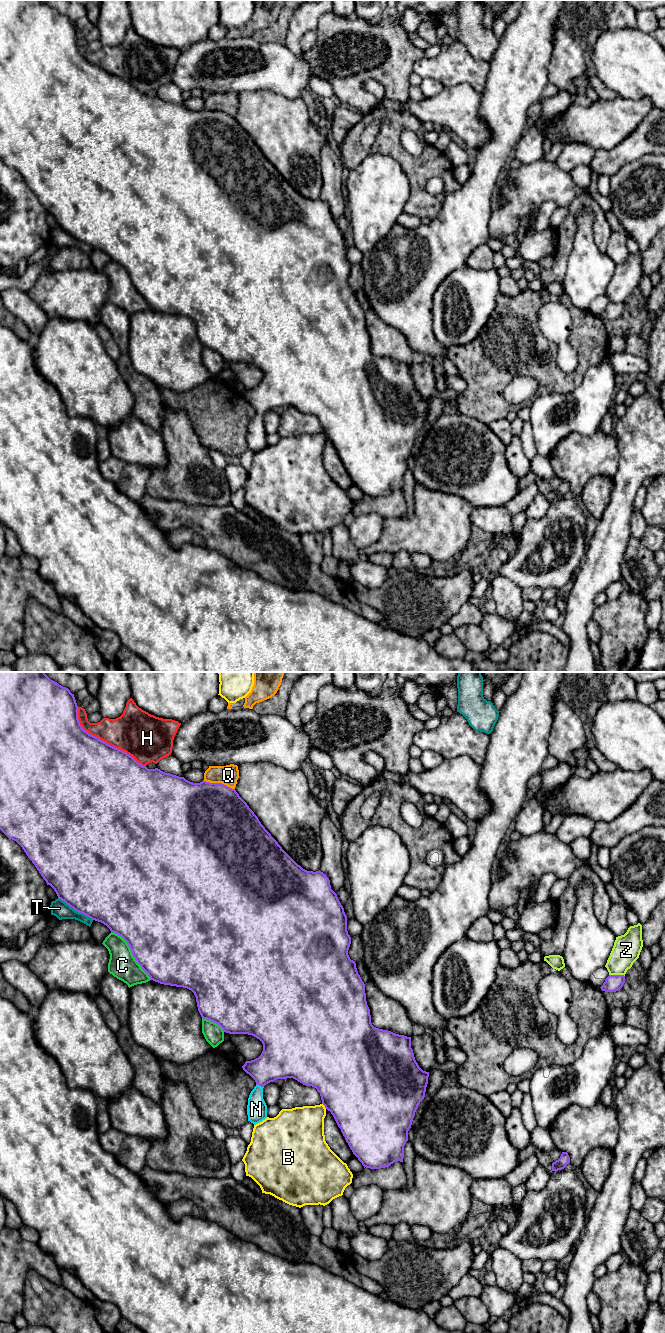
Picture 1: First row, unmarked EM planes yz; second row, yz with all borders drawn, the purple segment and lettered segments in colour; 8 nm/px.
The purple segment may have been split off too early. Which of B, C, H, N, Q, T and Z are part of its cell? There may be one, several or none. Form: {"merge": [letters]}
{"merge": ["N"]}

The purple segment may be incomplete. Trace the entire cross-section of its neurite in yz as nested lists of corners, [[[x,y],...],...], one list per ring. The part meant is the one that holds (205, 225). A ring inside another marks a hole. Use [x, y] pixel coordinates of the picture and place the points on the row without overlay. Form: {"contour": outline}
{"contour": [[[0,0],[0,158],[9,167],[16,169],[22,175],[28,186],[46,209],[47,213],[50,213],[54,217],[59,227],[64,229],[75,239],[86,243],[92,248],[103,251],[111,260],[121,264],[129,273],[137,291],[148,302],[151,308],[160,312],[183,315],[191,318],[196,325],[198,339],[203,347],[218,352],[226,361],[248,362],[256,365],[262,370],[263,379],[261,383],[254,388],[246,389],[242,394],[243,398],[256,410],[256,414],[251,419],[248,426],[248,449],[256,453],[267,446],[267,433],[263,427],[263,416],[266,412],[274,410],[277,407],[293,406],[303,413],[312,414],[317,417],[320,421],[322,432],[333,443],[350,477],[364,496],[380,497],[389,495],[396,489],[403,490],[404,474],[408,469],[408,459],[411,456],[418,433],[425,425],[429,400],[423,399],[416,390],[411,376],[411,365],[395,362],[372,353],[370,337],[366,329],[365,312],[358,302],[355,289],[351,288],[348,283],[351,265],[347,259],[347,244],[337,222],[331,217],[329,206],[320,198],[316,200],[307,199],[298,193],[265,157],[258,145],[235,117],[222,111],[210,111],[204,108],[200,111],[193,111],[186,108],[184,105],[165,101],[158,96],[148,97],[146,94],[142,94],[126,80],[107,72],[98,65],[85,59],[78,47],[78,36],[74,22],[72,22],[68,16],[51,8],[45,0]]]}

